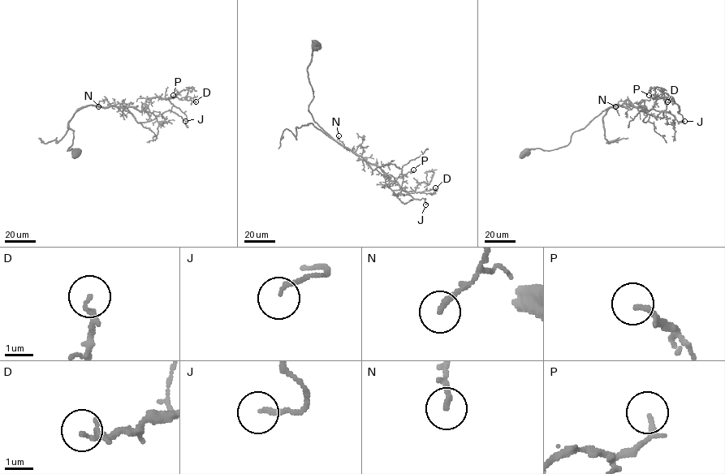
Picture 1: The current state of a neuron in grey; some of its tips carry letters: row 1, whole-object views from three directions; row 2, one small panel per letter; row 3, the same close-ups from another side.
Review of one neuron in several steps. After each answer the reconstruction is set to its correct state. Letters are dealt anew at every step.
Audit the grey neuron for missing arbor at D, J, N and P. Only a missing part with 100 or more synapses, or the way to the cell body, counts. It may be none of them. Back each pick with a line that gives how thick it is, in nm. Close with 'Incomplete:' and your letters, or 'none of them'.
Incomplete: none of them

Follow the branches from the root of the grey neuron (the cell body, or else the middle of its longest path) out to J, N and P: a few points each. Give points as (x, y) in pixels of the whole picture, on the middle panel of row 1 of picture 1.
J: (317, 47), (307, 68), (313, 119), (425, 204)
N: (317, 47), (307, 68), (313, 91), (308, 111), (317, 123), (344, 147), (338, 135)
P: (317, 47), (307, 68), (313, 91), (308, 111), (313, 119), (344, 147), (375, 163), (390, 180), (413, 170)

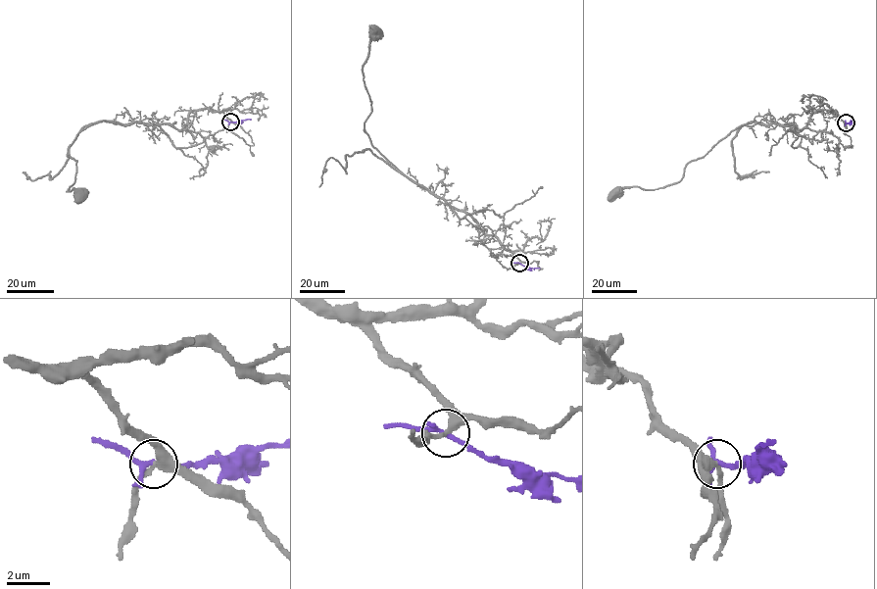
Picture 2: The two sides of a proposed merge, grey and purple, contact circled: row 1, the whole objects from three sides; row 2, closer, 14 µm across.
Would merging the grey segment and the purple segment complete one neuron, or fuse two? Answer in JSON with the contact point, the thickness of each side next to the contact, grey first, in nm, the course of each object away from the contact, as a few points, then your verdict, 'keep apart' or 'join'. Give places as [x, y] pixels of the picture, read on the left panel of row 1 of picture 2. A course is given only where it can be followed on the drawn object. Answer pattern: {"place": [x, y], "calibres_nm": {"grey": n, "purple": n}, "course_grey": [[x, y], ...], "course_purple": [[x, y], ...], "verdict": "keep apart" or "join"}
{"place": [230, 122], "calibres_nm": {"grey": 300, "purple": 190}, "course_grey": [[230, 122], [205, 109], [180, 129], [86, 126], [69, 149], [75, 170], [67, 191], [81, 193]], "course_purple": [[230, 122], [251, 119]], "verdict": "join"}

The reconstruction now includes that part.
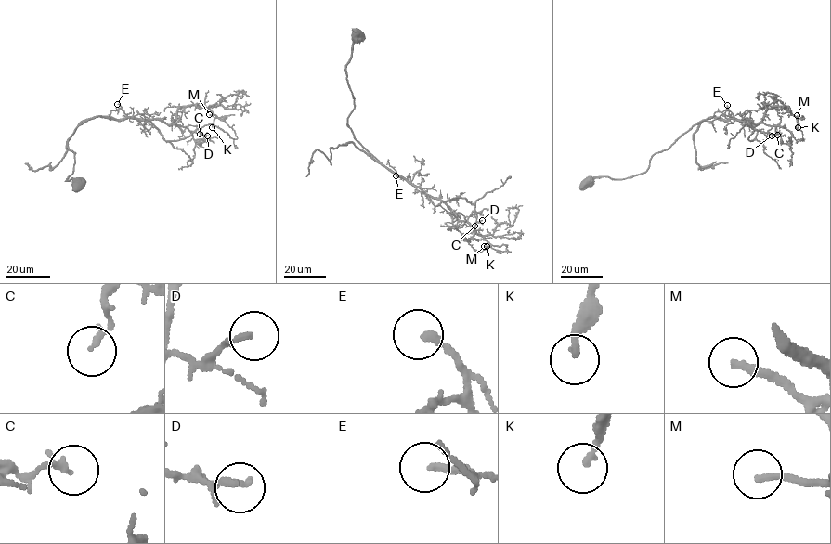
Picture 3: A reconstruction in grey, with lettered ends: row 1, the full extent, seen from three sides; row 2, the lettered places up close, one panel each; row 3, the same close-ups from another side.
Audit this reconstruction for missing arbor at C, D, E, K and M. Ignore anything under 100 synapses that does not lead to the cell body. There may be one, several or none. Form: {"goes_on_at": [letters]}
{"goes_on_at": ["M"]}

